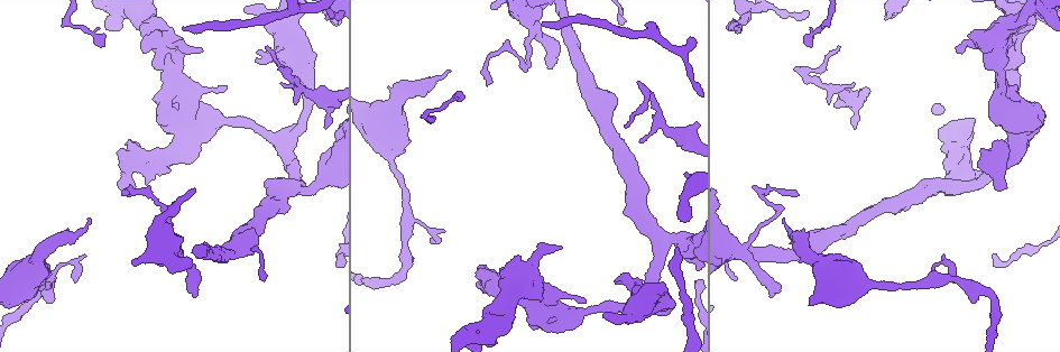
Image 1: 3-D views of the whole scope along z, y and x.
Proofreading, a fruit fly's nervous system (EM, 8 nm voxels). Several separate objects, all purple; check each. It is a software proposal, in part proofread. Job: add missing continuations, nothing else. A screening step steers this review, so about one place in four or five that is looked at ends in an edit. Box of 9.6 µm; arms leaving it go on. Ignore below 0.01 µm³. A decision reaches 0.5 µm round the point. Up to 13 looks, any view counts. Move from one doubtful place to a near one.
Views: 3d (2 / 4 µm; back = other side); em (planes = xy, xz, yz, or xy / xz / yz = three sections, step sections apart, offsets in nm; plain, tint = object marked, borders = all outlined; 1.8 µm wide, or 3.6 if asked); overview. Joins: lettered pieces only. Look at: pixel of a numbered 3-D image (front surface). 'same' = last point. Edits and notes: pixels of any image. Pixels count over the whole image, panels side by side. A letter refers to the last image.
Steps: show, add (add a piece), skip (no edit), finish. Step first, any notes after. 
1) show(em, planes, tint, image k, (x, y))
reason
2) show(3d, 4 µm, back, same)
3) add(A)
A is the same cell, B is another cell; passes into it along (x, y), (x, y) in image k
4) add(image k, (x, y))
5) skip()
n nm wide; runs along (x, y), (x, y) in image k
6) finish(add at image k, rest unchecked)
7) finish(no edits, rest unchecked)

show(em, xy, step 8, borders, image 1, (89, 219))
long arm stops here

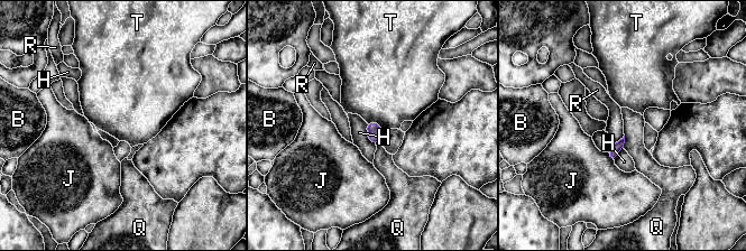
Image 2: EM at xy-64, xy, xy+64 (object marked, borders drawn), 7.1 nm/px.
show(em, planes, borders, same)

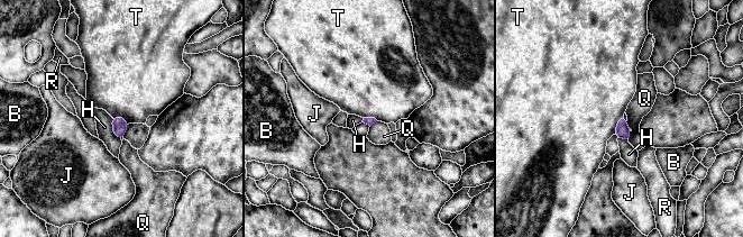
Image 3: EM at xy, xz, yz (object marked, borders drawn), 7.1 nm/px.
skip()
B, H, J, Q, R and T are other cells; border along (623, 115), (618, 119), (614, 134) in image 3; none of them fits

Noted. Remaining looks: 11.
show(3d, 2 µm, image 1, (74, 281))
free end

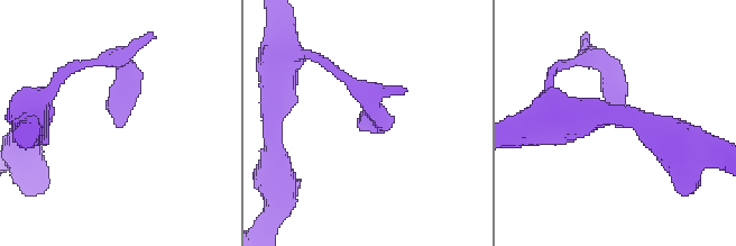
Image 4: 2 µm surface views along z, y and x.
show(em, 3.6 µm, yz, step 4, tint, image 4, (373, 124))

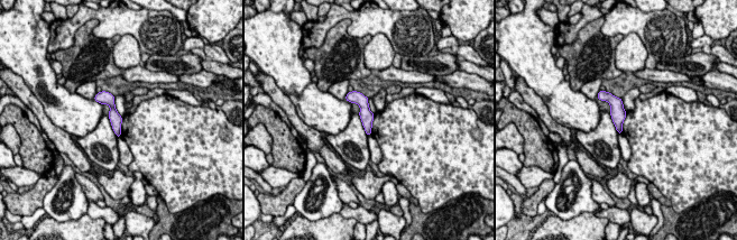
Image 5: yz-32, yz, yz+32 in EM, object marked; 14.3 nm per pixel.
show(em, 3.6 µm, planes, borders, same)
cut it another way

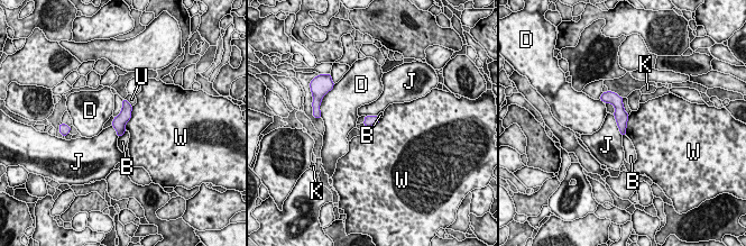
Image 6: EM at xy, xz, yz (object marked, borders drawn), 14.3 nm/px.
skip()
B, D, J, K, U and W are other cells; border along (132, 106), (125, 129) in image 6; no lettered piece goes on from it

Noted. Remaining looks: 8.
show(em, yz, step 16, tint, image 1, (998, 180))
sharp bend

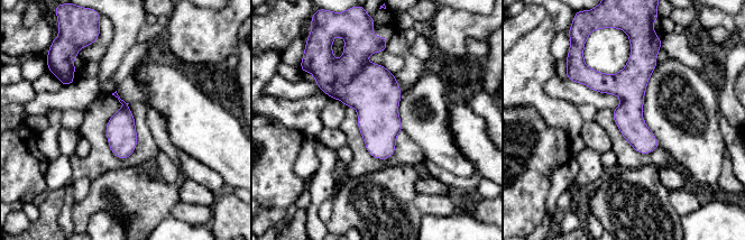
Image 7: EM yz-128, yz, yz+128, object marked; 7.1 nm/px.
show(em, xz, step 16, tint, same)

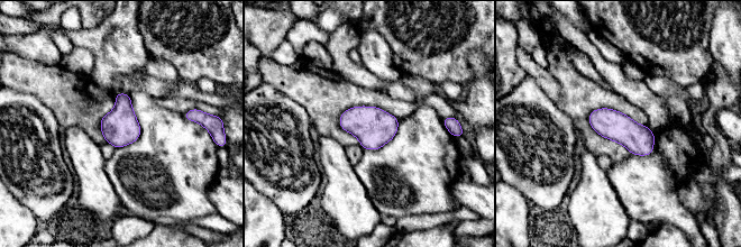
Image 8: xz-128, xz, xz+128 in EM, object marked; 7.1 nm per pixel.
show(em, xz, step 16, borders, same)

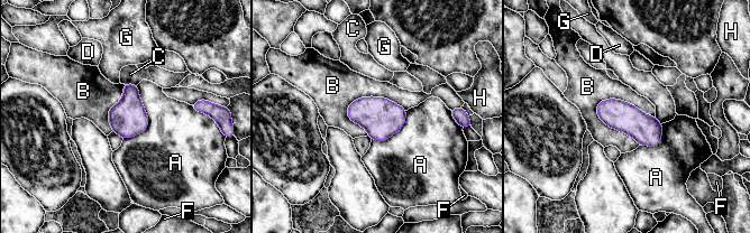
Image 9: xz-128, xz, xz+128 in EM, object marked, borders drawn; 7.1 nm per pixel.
skip()
A, B, C, D, F, G and H are other cells; no lettered piece goes on from it

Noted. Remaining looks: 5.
show(em, planes, borders, image 1, (999, 81))

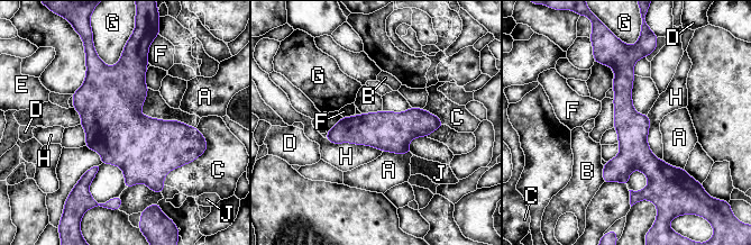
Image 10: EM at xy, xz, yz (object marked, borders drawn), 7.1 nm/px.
skip()
H touches over 420 nm; A, B, C, D, E, F, G, H and J are other cells; border along (324, 138), (365, 144), (382, 152) in image 10; no lettered piece goes on from it

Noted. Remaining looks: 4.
show(em, xz, step 8, borders, image 1, (542, 25))
free end

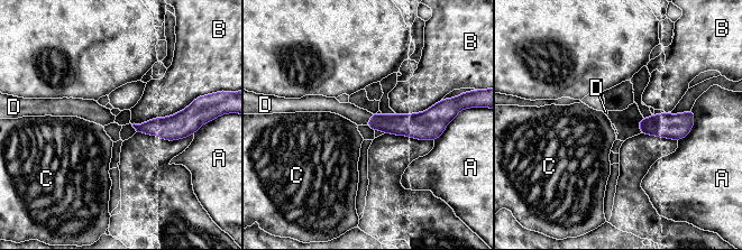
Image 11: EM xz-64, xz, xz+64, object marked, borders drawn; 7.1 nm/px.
add(D)
D is the same cell, A, B and C are other cells; passes into it along (400, 124), (370, 119), (358, 116) in image 11; the cell continues

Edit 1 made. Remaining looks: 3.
finish(add at image 11, rest unchecked)

